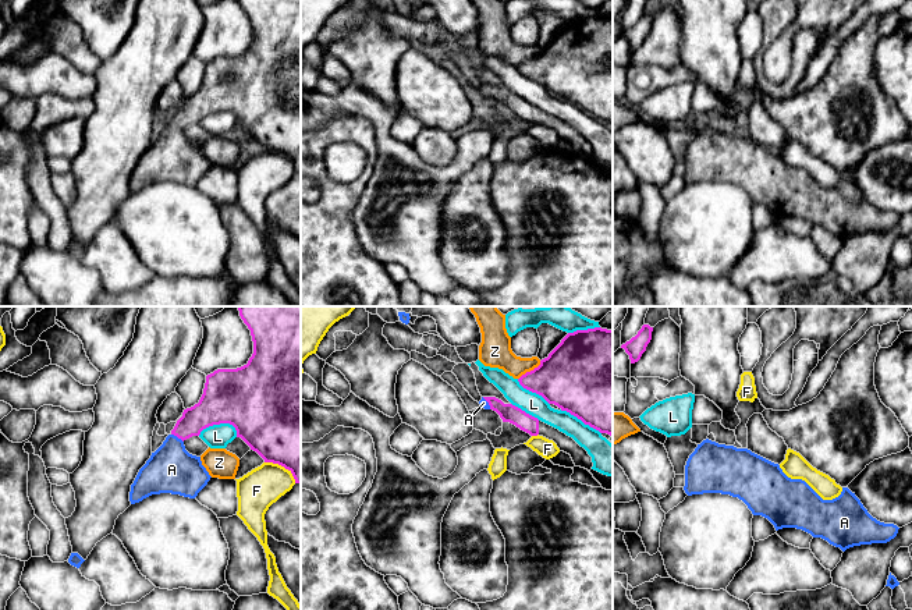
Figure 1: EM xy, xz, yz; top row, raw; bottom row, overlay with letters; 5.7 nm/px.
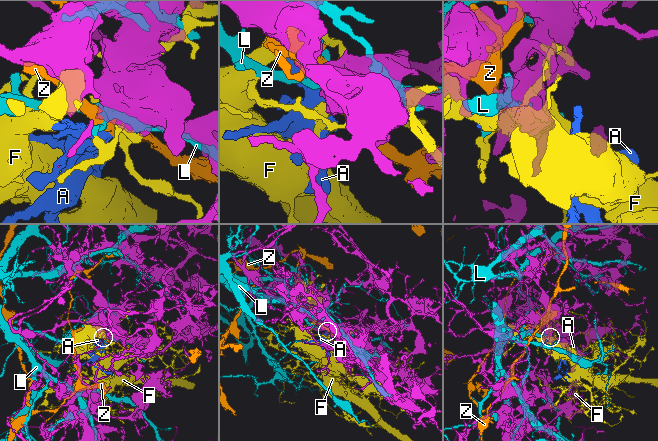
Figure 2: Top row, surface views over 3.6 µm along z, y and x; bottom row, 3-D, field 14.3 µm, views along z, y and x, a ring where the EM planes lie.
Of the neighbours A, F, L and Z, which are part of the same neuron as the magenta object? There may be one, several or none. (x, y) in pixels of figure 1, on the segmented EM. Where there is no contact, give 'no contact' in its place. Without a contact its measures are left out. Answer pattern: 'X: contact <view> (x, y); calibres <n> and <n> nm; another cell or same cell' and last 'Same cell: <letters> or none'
A: contact xy (177, 436); calibres 170 and 280 nm; same cell
F: contact xy (283, 465); calibres 500 and 240 nm; another cell
L: contact xy (217, 424); calibres 380 and 140 nm; another cell
Z: contact xz (531, 371); calibres 380 and 190 nm; another cell
Same cell: A

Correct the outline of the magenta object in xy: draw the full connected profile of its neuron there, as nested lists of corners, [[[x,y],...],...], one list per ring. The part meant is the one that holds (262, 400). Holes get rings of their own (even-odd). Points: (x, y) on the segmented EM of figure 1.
[[[238,306],[238,311],[251,330],[252,357],[241,368],[217,369],[206,376],[199,402],[184,409],[171,433],[139,469],[131,485],[131,504],[160,493],[195,499],[212,476],[201,457],[185,450],[184,441],[220,423],[233,425],[237,437],[265,462],[284,467],[301,483],[301,306]]]

